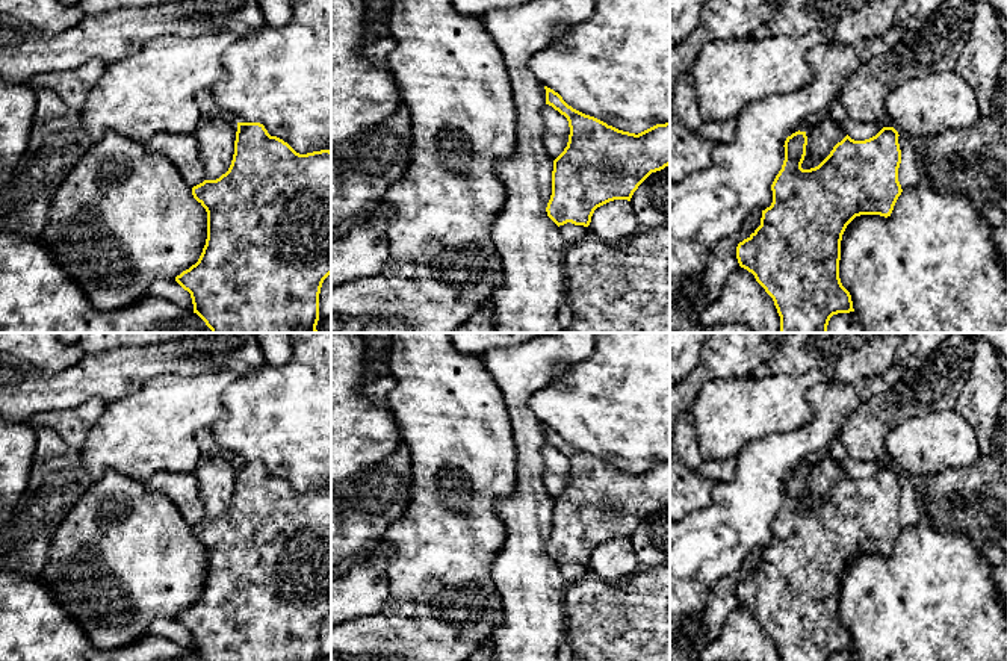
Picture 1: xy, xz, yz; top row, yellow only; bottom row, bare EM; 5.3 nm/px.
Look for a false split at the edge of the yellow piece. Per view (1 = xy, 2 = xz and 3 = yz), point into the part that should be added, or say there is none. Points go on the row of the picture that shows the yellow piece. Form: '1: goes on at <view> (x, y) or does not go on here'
1: does not go on here
2: does not go on here
3: does not go on here

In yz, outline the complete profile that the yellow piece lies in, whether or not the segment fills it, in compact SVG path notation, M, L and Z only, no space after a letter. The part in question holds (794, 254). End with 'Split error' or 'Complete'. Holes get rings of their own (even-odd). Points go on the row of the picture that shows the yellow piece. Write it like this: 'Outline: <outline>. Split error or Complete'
Outline: M883 127L875 136L854 141L848 135L815 168L803 169L806 156L806 132L795 132L785 141L785 160L771 191L773 203L762 210L761 225L736 247L741 268L751 272L756 281L773 298L780 316L780 333L827 333L833 315L854 312L850 292L839 278L841 241L847 225L860 215L891 216L903 189L898 182L901 150L898 132Z. Complete

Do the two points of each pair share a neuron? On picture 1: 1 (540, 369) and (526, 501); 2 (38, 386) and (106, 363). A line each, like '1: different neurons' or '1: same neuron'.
1: same neuron
2: same neuron

